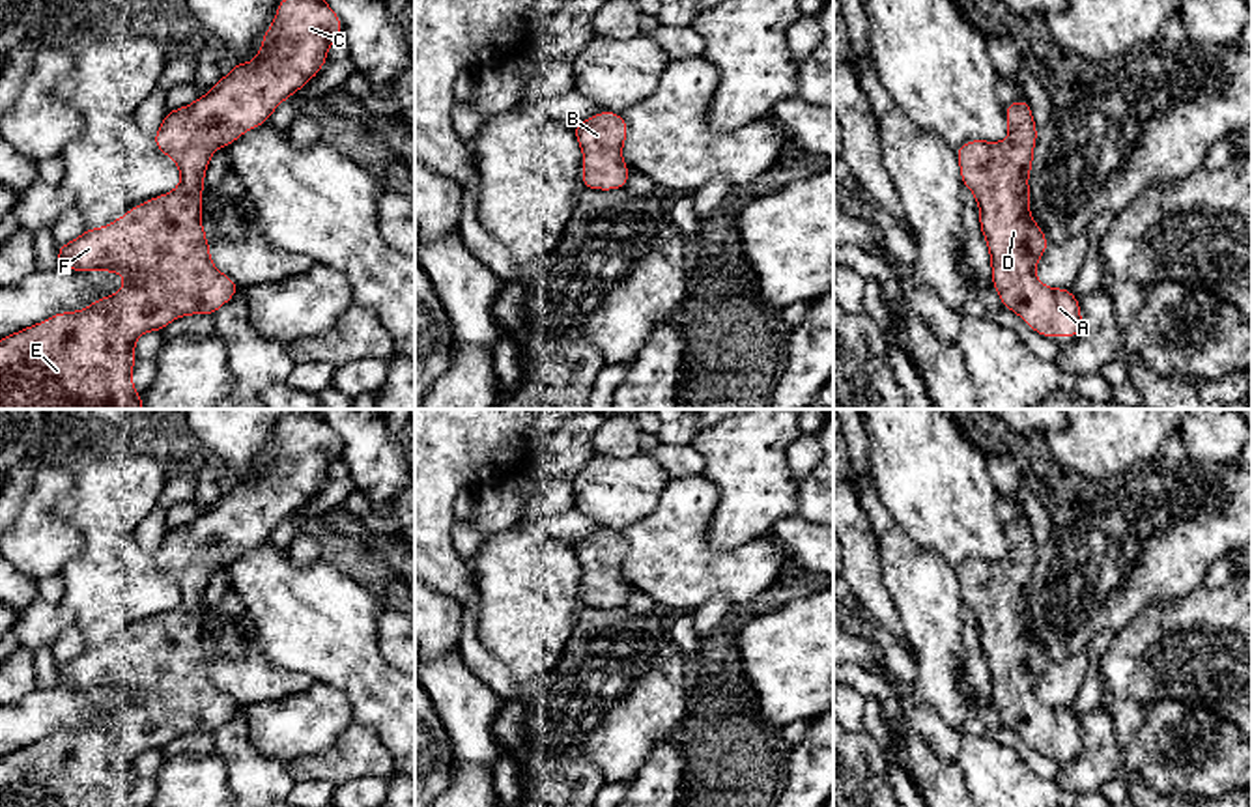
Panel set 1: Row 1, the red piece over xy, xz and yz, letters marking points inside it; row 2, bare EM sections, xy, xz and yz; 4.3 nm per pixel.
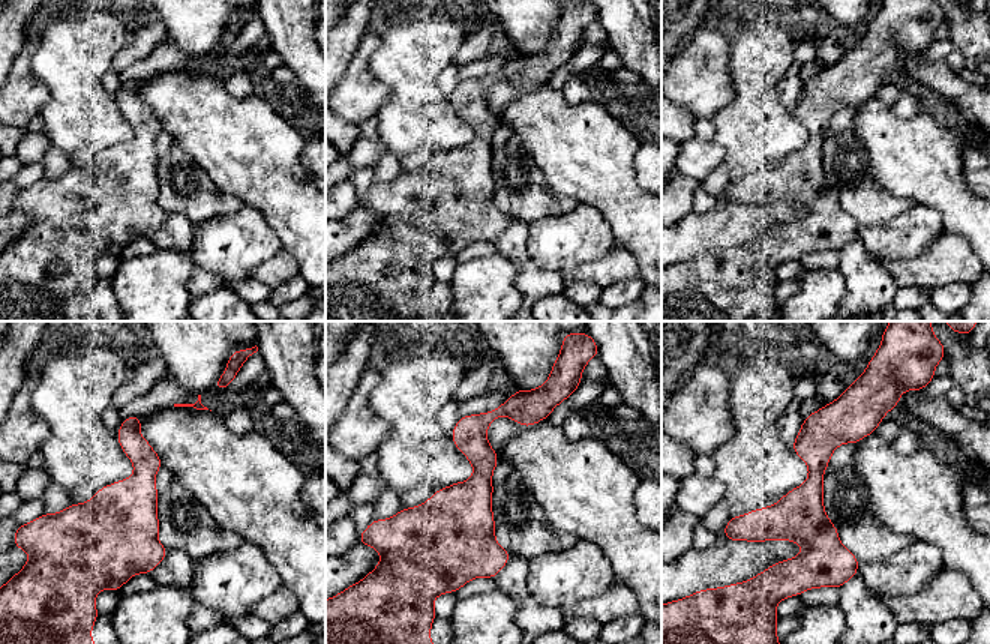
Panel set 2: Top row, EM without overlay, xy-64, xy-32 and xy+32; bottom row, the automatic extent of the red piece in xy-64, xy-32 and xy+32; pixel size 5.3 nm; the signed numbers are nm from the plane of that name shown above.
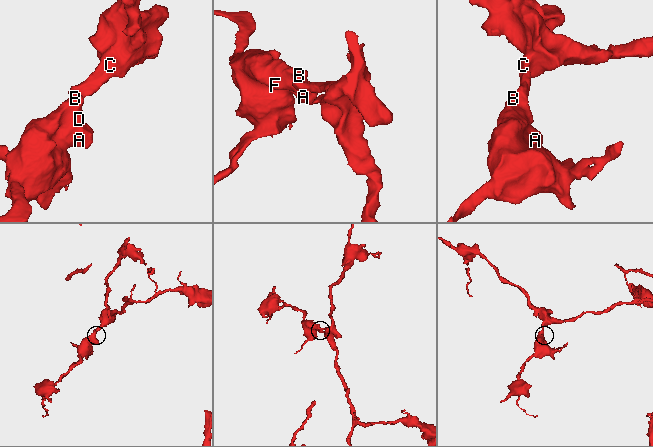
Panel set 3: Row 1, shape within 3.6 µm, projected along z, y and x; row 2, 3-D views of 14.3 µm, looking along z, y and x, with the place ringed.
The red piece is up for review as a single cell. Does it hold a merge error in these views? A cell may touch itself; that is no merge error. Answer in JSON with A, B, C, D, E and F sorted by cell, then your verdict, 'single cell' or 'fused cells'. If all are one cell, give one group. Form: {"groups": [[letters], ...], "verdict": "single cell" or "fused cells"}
{"groups": [["A", "B", "C", "D", "E", "F"]], "verdict": "single cell"}

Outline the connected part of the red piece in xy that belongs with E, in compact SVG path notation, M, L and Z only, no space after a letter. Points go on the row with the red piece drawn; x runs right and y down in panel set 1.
M280 0L275 22L250 64L234 64L209 93L168 110L153 142L181 172L181 183L163 196L135 205L108 226L92 228L56 247L58 267L110 271L129 278L116 295L86 310L60 312L0 340L0 409L144 409L133 387L135 340L163 331L179 316L213 314L241 288L219 273L202 228L204 174L211 153L263 125L273 110L314 78L329 45L342 37L342 21L325 0Z

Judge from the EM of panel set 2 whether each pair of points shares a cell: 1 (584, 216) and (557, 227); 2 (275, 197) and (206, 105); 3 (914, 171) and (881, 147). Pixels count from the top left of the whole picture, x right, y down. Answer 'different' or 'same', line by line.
1: same
2: same
3: same

